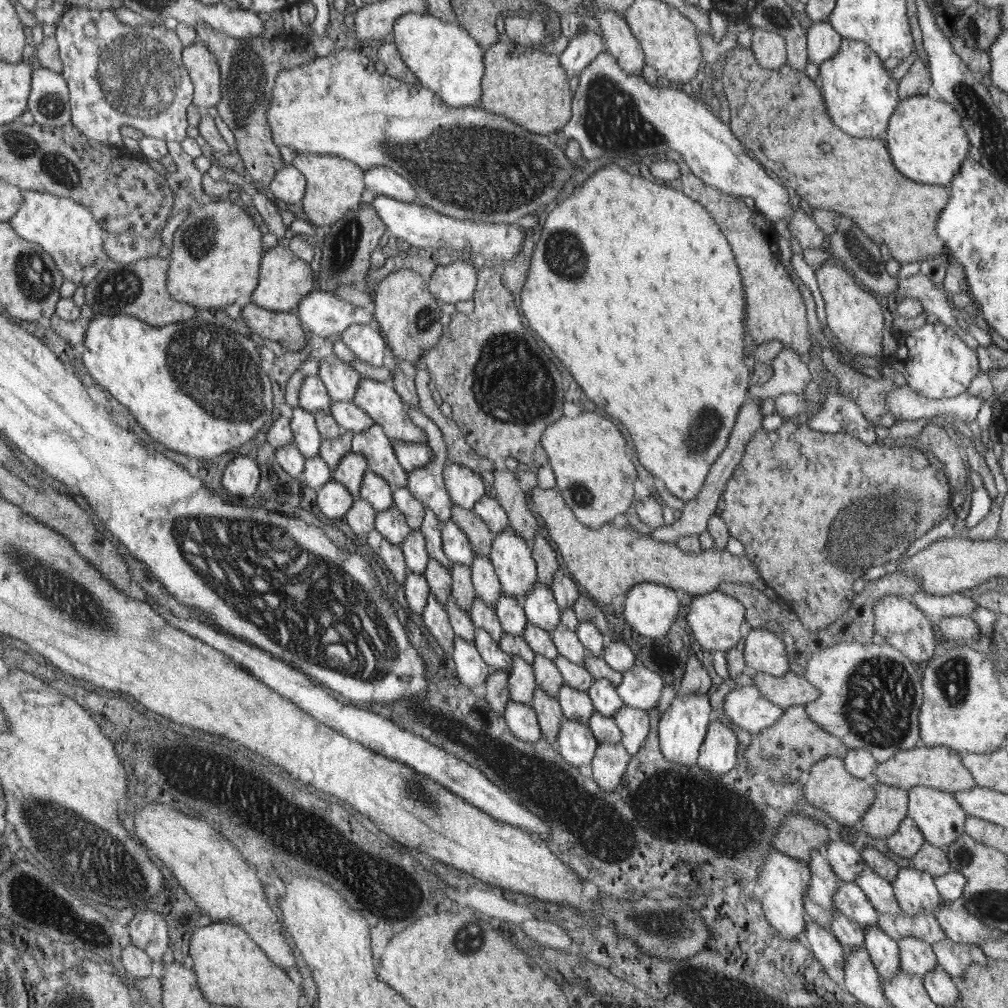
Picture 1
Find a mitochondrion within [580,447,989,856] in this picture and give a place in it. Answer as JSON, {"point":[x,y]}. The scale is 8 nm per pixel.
{"point":[901,508]}

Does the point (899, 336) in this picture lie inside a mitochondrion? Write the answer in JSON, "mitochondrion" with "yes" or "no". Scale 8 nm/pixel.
{"mitochondrion":"no"}

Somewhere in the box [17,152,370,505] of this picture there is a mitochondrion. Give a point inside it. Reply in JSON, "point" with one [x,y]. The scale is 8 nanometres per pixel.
{"point":[218,378]}

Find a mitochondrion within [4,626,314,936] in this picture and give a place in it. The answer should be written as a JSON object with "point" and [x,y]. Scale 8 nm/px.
{"point":[86,854]}

